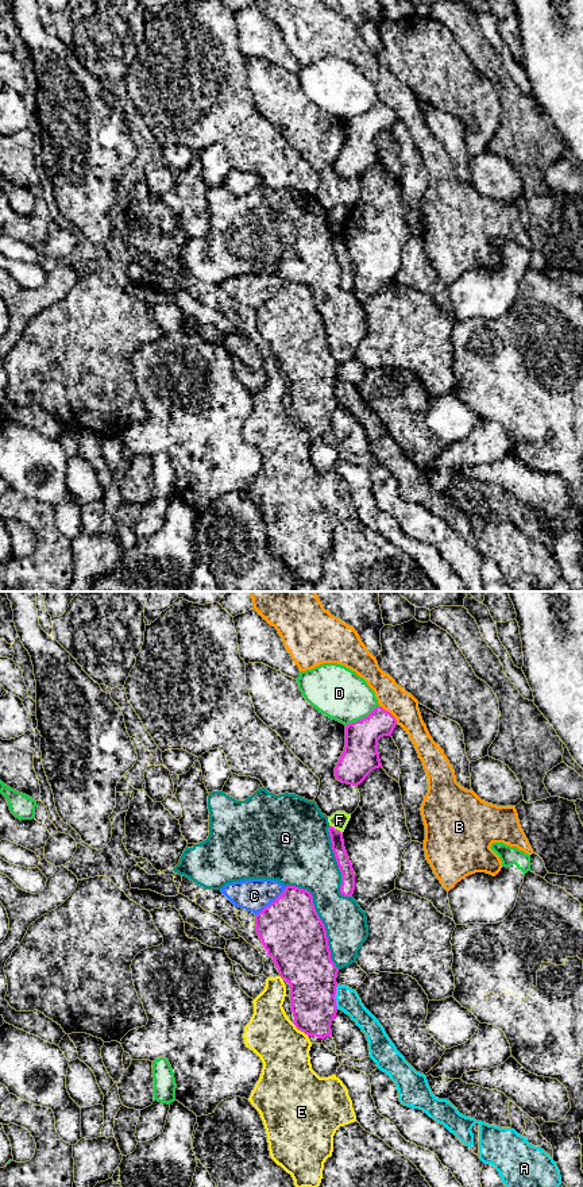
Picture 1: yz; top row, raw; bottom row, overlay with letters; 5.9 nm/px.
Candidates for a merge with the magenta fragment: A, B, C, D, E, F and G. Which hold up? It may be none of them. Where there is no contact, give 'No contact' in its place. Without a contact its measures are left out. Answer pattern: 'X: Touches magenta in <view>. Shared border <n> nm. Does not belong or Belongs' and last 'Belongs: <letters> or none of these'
A: Touches magenta in yz. Shared border 150 nm. Does not belong
B: Touches magenta in yz. Shared border 160 nm. Does not belong
C: Touches magenta in yz. Shared border 240 nm. Does not belong
D: Touches magenta in yz. Shared border 240 nm. Does not belong
E: Touches magenta in yz. Shared border 130 nm. Does not belong
F: Touches magenta in yz. Shared border 100 nm. Does not belong
G: Touches magenta in yz. Shared border 600 nm. Does not belong
Belongs: none of these

